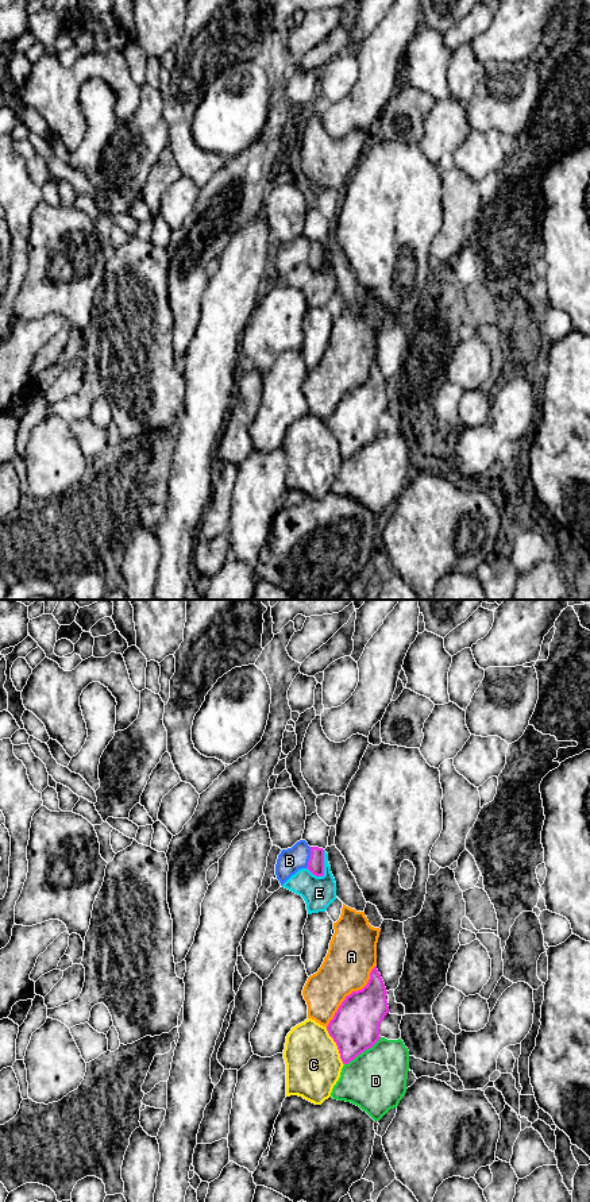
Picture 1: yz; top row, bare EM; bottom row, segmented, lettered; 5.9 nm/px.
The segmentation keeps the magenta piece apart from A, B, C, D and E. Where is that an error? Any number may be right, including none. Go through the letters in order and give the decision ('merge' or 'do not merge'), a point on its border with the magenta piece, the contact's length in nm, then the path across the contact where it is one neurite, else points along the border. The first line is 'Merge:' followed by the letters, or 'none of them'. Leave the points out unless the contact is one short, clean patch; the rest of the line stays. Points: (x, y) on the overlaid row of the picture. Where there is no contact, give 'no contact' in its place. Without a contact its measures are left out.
Merge: B
A: do not merge | yz (351, 993) | 480 nm
B: merge | yz (309, 858) | 130 nm | across yz (316, 862), (309, 858), (289, 860)
C: do not merge | yz (338, 1047) | 240 nm
D: do not merge | yz (362, 1051) | 280 nm
E: do not merge | yz (323, 866) | 180 nm | along yz (324, 850), (324, 873), (316, 877)

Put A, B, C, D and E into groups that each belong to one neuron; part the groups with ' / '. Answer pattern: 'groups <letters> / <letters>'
groups A / B / C / D / E

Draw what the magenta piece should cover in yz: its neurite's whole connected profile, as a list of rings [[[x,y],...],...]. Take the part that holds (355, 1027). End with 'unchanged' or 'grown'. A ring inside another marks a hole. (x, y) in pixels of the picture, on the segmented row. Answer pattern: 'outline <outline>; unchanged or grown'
outline [[[375,966],[367,985],[347,995],[329,1021],[327,1030],[338,1045],[343,1064],[348,1064],[379,1040],[379,1024],[389,1013],[386,994]]]; unchanged

